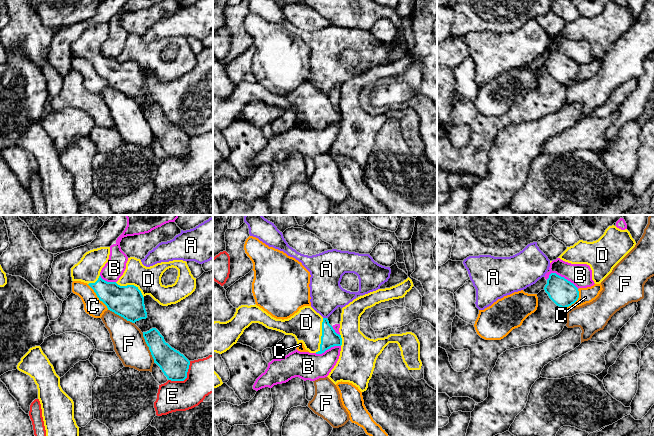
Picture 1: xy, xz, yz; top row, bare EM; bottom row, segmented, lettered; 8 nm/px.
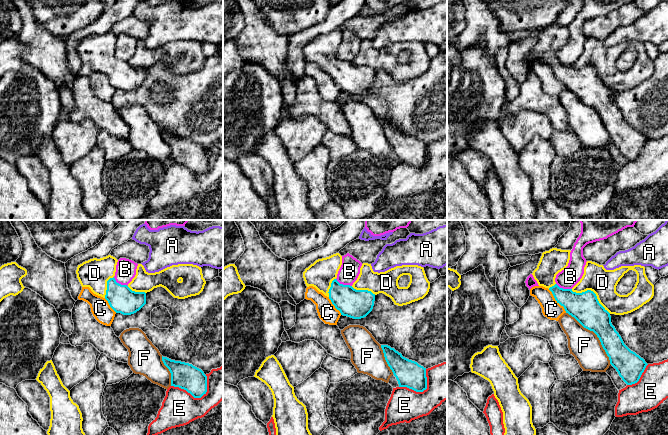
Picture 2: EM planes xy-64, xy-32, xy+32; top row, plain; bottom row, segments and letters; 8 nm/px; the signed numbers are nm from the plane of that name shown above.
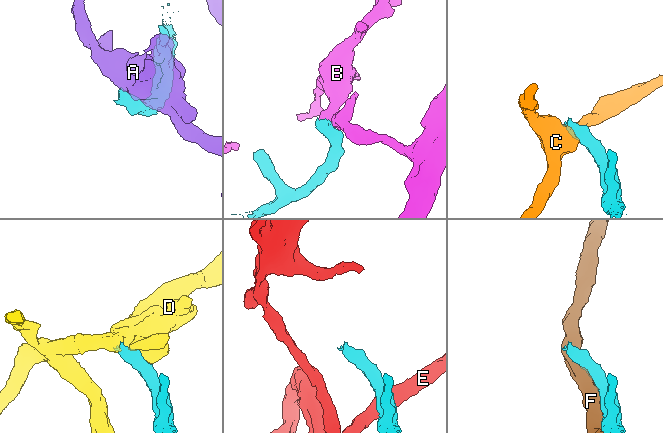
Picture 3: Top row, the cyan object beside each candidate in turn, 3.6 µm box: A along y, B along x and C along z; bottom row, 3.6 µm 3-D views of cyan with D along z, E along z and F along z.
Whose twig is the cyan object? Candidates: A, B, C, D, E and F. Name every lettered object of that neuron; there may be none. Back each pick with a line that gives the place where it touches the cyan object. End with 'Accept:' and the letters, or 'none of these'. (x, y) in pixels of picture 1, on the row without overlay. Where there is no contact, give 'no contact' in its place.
D: contact xz (321, 112)
Accept: D

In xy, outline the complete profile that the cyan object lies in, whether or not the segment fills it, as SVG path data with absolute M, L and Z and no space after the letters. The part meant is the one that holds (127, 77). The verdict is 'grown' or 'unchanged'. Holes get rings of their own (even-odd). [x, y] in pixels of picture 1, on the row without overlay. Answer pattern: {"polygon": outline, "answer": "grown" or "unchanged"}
{"polygon": "M100 23L86 28L81 36L71 44L72 57L87 59L94 66L99 76L107 82L108 86L132 99L147 94L144 81L146 71L150 71L160 81L168 82L185 75L196 65L196 54L191 50L187 38L183 36L161 38L146 43L140 35L130 33L119 56L117 58L107 58L101 54L100 48L108 38L109 31L110 23ZM172 43L178 46L177 55L174 60L165 62L161 59L161 53L167 45Z", "answer": "grown"}

